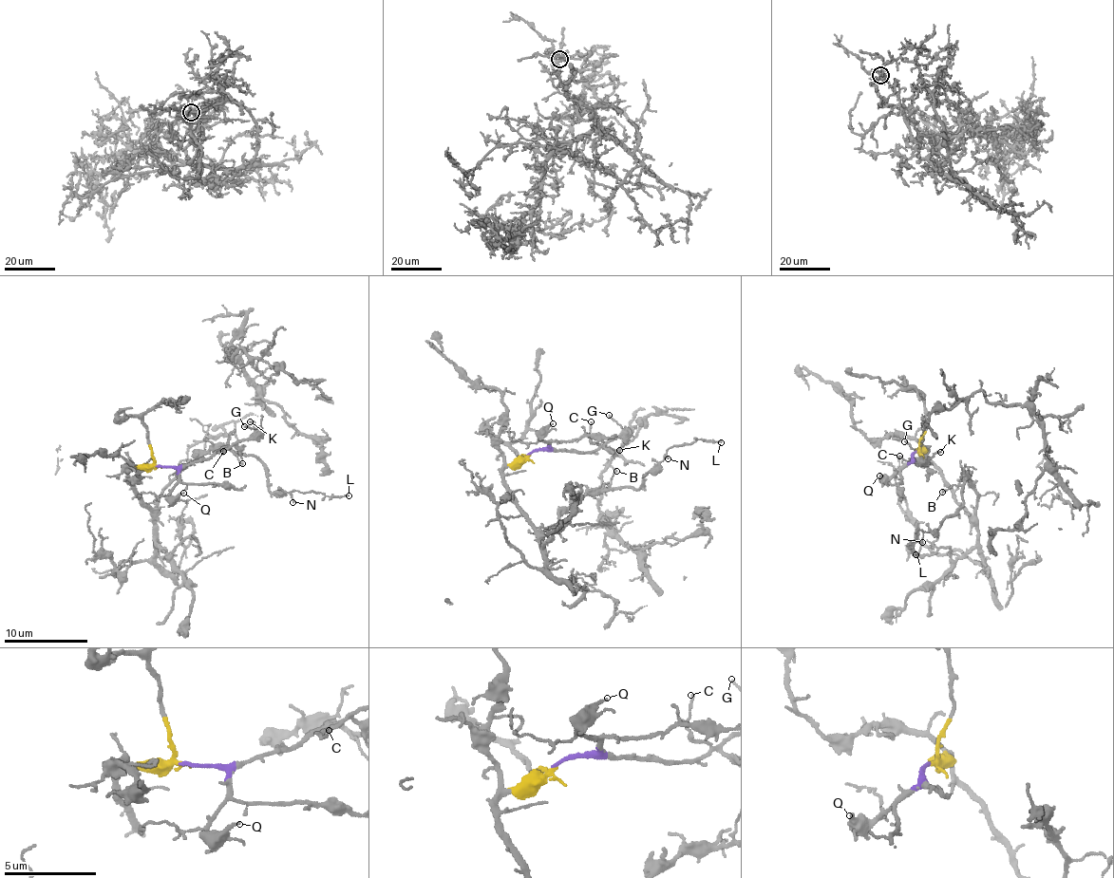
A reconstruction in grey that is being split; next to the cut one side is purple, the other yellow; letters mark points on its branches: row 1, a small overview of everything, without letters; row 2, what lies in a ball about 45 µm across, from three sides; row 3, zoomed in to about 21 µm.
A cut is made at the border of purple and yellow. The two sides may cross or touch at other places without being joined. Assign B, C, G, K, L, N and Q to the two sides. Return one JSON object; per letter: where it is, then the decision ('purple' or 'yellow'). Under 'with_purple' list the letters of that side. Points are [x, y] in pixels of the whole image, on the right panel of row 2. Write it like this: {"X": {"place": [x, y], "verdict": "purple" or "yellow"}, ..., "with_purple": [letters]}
{"B": {"place": [942, 492], "verdict": "yellow"}, "C": {"place": [899, 456], "verdict": "purple"}, "G": {"place": [904, 441], "verdict": "purple"}, "K": {"place": [940, 452], "verdict": "purple"}, "L": {"place": [915, 554], "verdict": "yellow"}, "N": {"place": [922, 542], "verdict": "yellow"}, "Q": {"place": [879, 476], "verdict": "purple"}, "with_purple": ["C", "G", "K", "Q"]}

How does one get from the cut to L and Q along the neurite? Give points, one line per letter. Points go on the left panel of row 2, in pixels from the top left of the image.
L: (157, 466), (129, 470), (128, 484), (154, 507), (179, 473), (226, 447), (260, 460), (271, 491), (349, 495)
Q: (158, 467), (177, 471), (178, 481), (170, 497), (184, 494)

